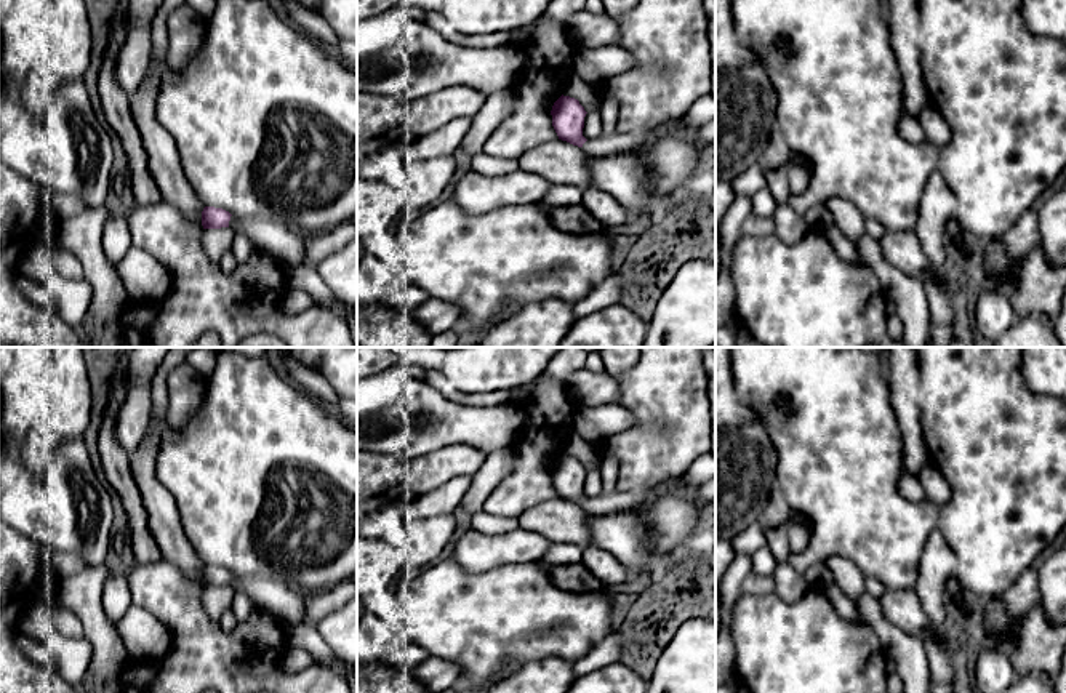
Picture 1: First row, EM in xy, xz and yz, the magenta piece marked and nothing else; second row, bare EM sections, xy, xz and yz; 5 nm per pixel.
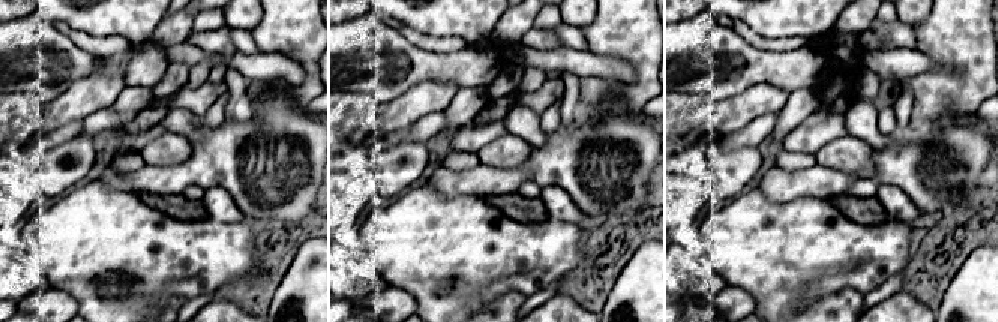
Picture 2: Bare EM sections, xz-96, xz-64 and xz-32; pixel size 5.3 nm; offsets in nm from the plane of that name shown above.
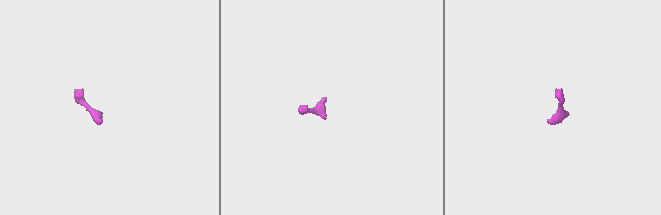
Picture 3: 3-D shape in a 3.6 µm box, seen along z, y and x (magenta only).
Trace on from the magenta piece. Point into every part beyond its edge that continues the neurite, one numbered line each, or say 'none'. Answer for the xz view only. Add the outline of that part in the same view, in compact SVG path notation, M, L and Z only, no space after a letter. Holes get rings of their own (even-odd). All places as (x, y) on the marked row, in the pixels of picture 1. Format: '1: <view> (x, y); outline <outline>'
1: xz (617, 143); outline M655 131L650 133L619 133L602 134L595 139L587 139L583 150L587 155L613 155L642 147Z

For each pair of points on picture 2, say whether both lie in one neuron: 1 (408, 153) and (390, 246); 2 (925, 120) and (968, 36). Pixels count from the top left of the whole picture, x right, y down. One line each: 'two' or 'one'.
1: two
2: one

